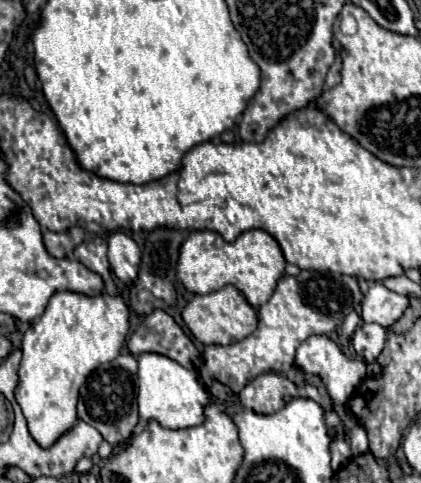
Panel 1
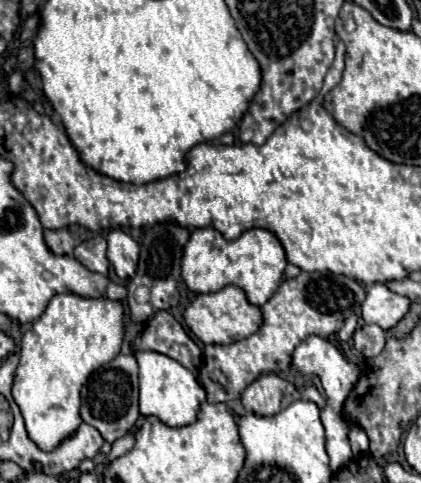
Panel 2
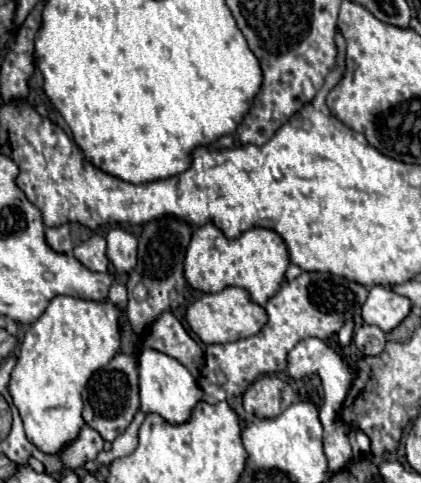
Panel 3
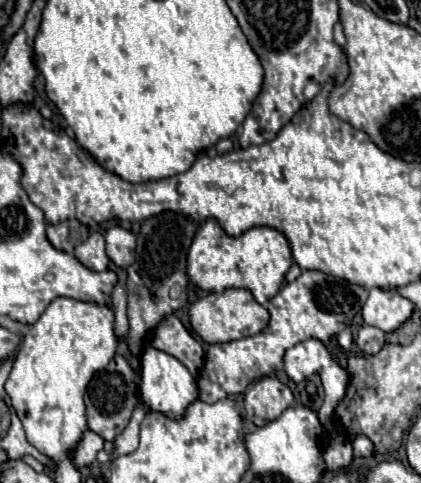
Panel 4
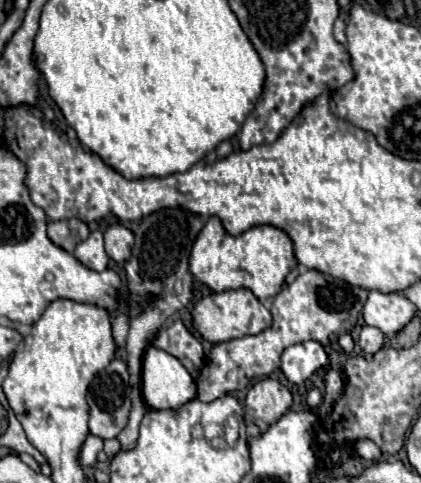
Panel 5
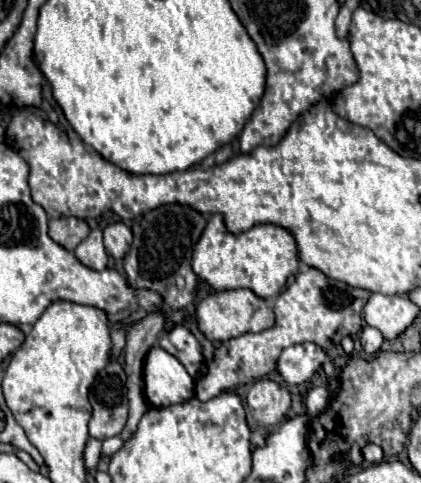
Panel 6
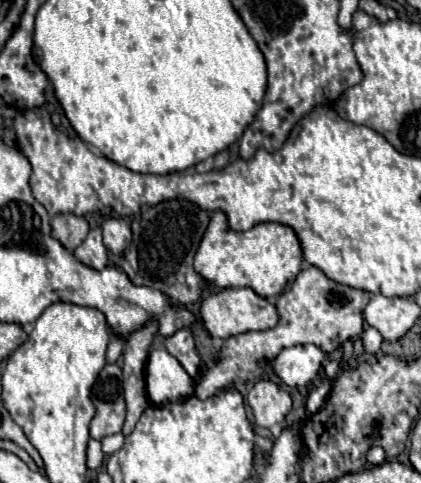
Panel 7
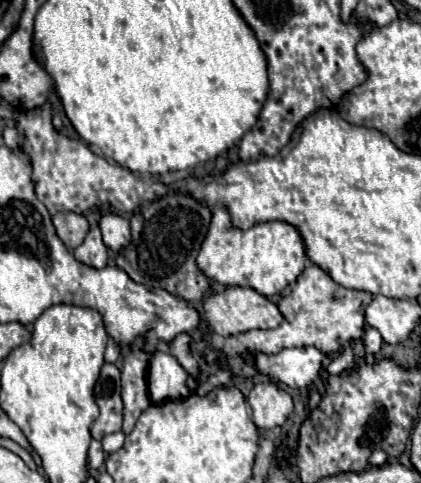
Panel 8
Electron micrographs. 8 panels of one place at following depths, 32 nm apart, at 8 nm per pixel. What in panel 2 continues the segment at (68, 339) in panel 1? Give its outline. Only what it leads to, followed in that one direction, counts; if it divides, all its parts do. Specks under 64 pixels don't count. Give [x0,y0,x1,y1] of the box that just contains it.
[12,294,122,452]

